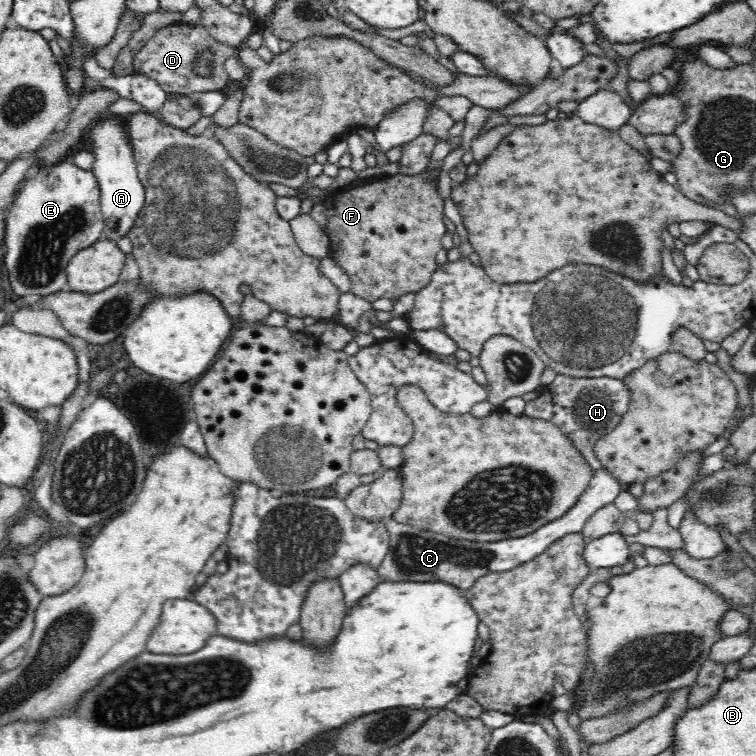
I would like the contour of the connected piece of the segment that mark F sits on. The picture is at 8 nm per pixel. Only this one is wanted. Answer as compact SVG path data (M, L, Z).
M424 169L415 175L399 172L384 180L352 186L344 192L338 190L325 201L327 223L323 229L330 239L330 256L348 274L351 280L350 293L372 303L380 298L398 300L403 294L417 293L428 286L437 269L436 254L443 248L442 237L447 233L442 221L445 200L437 190L438 179L428 179Z

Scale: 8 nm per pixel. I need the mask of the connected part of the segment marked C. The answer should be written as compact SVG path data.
M606 467L593 471L593 476L575 506L572 506L558 520L546 523L526 534L523 538L503 539L499 542L471 542L468 540L447 538L442 534L418 530L396 522L393 518L386 522L390 536L387 556L376 569L379 576L392 582L448 582L459 589L469 589L478 578L489 573L500 573L516 568L525 562L540 556L552 543L562 539L566 534L580 533L586 520L602 506L612 504L616 496L624 490L620 481L612 477Z

